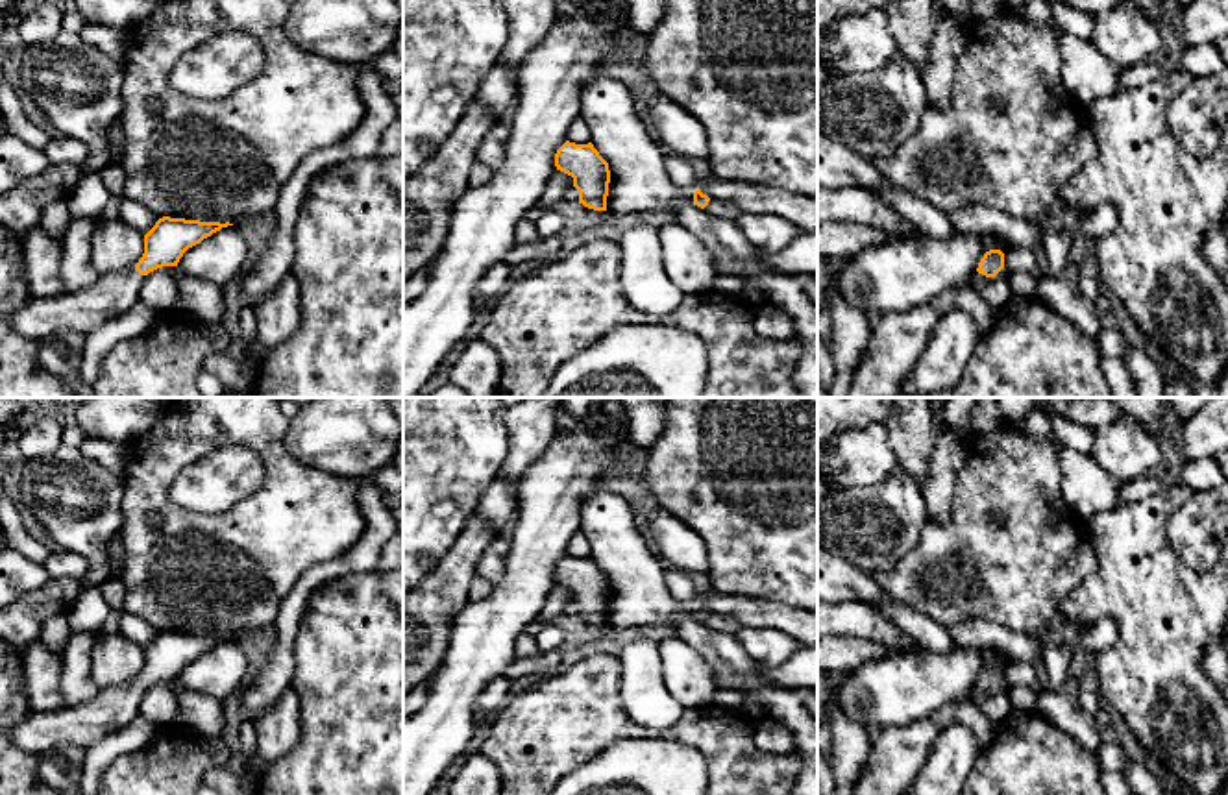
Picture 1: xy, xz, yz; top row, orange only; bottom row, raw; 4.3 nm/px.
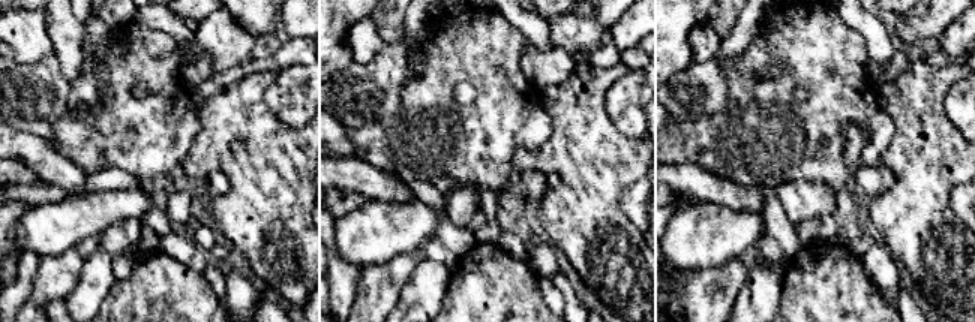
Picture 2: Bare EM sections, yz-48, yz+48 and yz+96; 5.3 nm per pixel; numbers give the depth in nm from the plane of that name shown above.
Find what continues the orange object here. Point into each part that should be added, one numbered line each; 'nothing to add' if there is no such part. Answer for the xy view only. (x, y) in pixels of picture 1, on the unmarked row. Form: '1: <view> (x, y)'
1: xy (71, 729)

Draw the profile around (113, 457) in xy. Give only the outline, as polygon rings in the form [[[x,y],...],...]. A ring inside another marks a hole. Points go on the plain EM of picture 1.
[[[87,440],[80,446],[83,457],[96,460],[111,473],[124,481],[126,466],[128,466],[128,451],[126,447],[115,446],[107,440]]]

